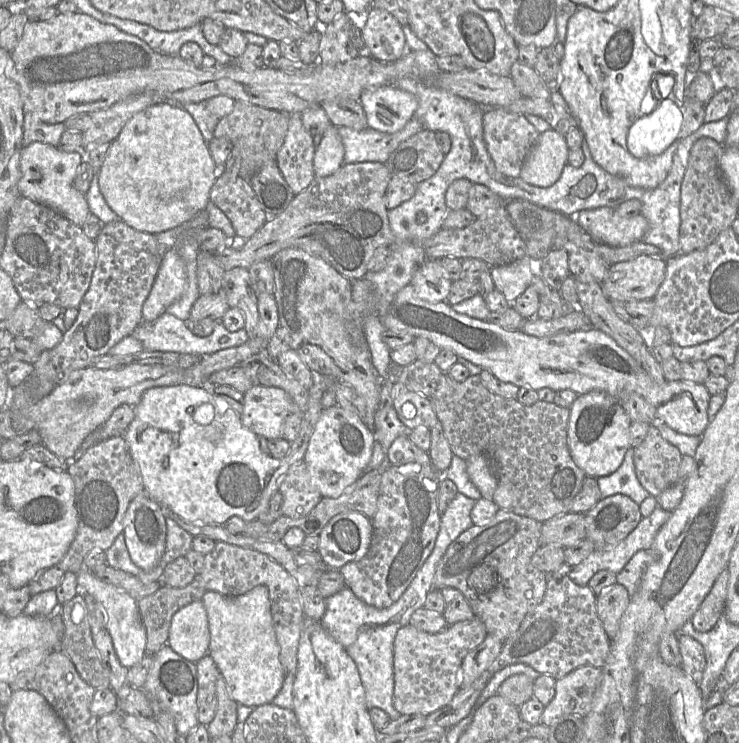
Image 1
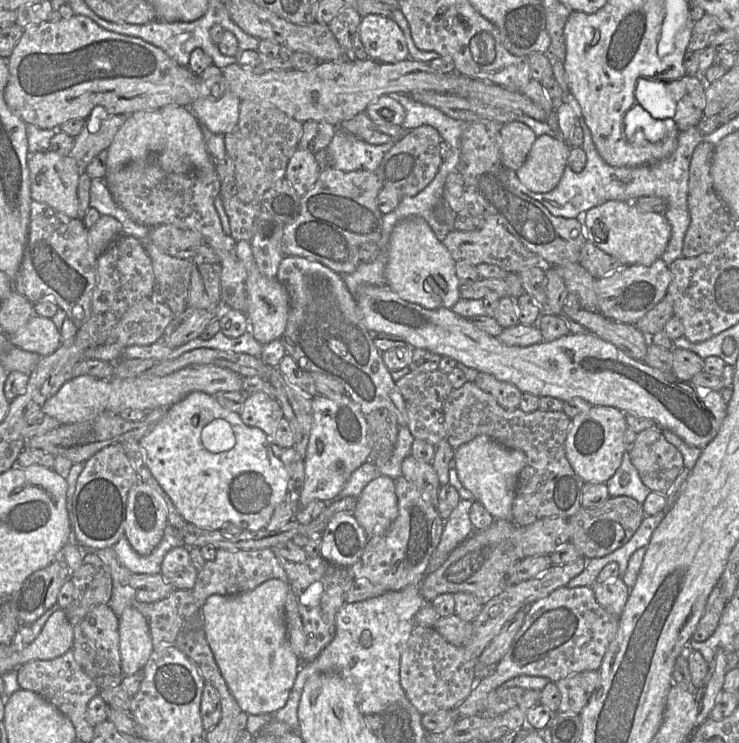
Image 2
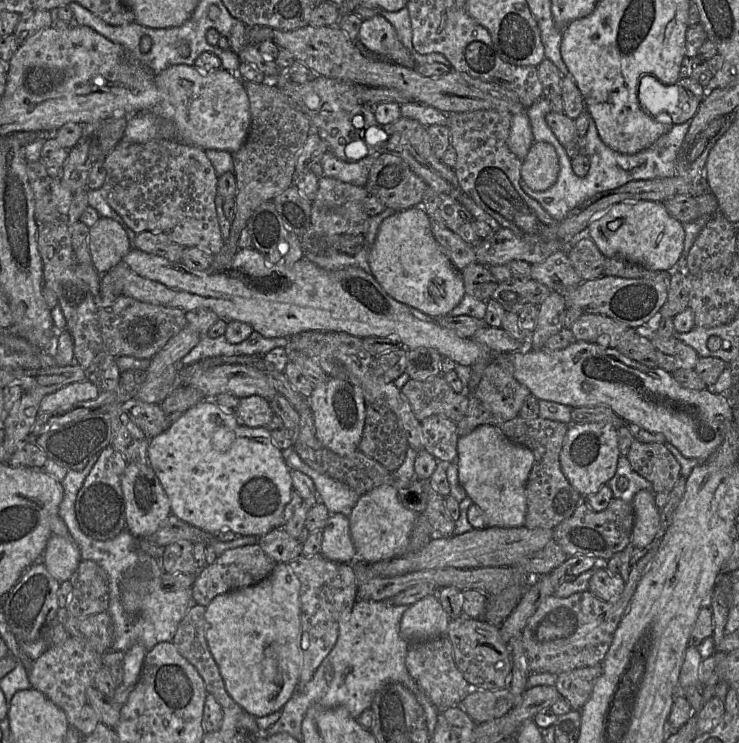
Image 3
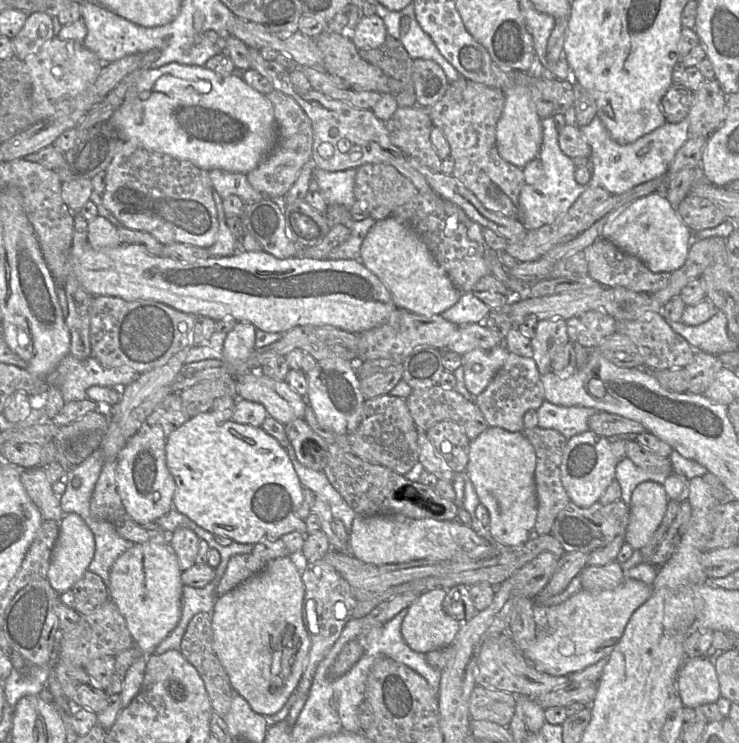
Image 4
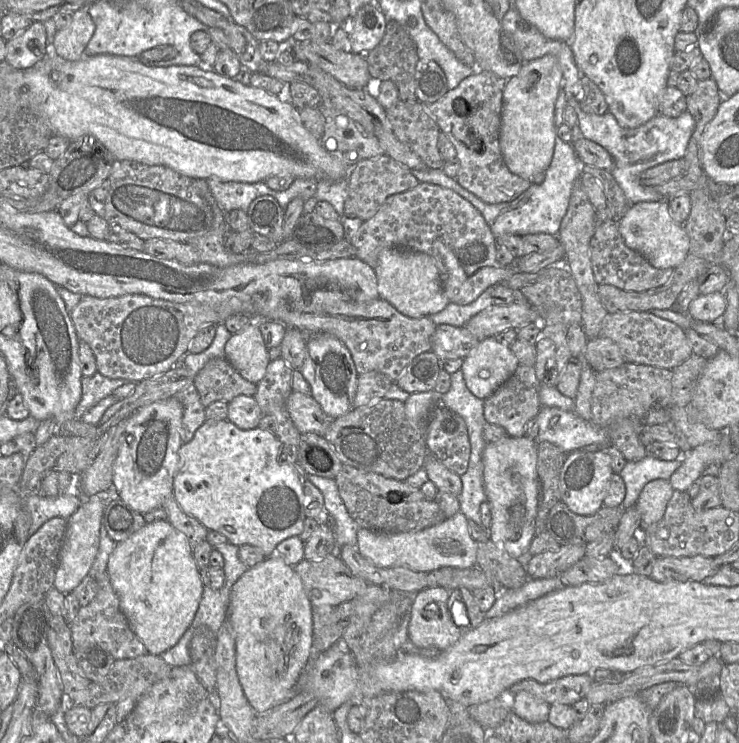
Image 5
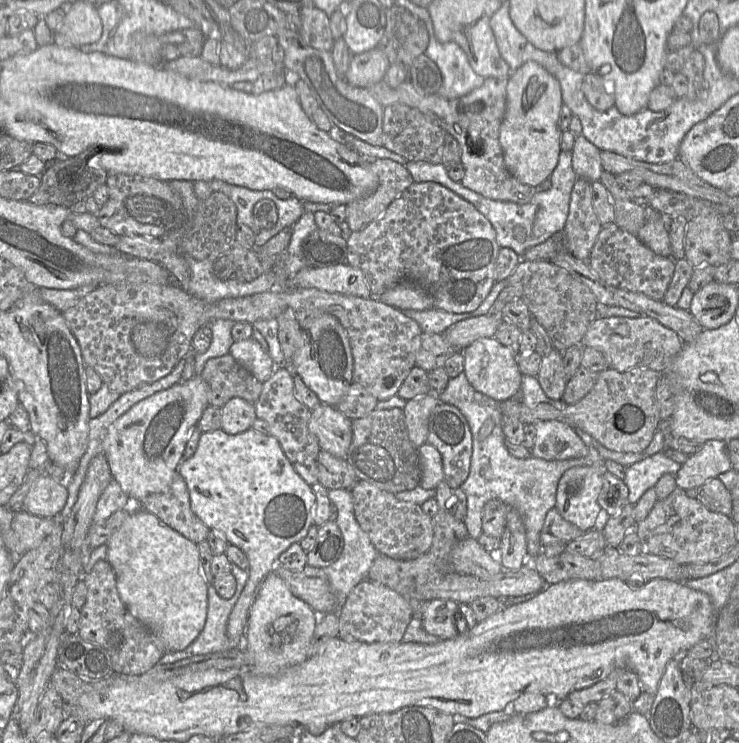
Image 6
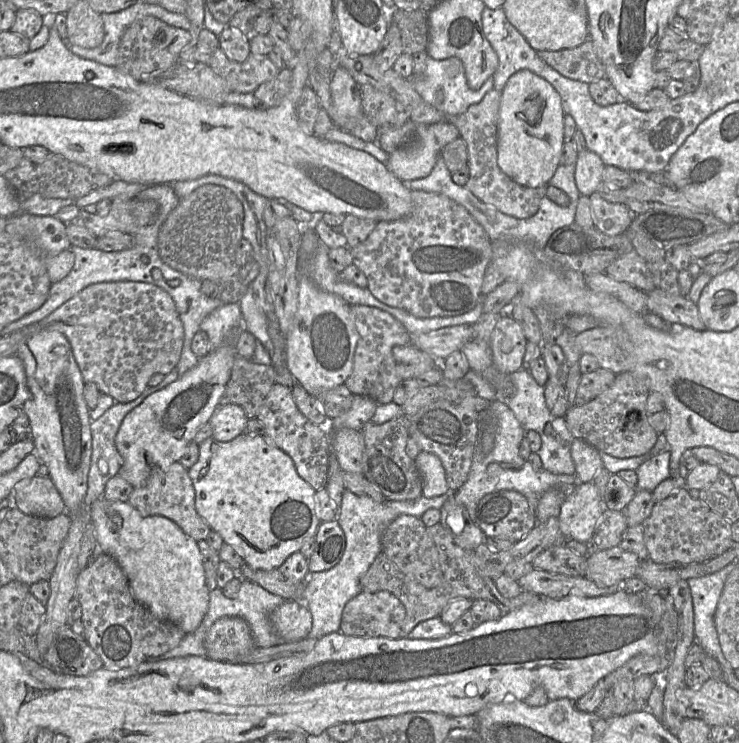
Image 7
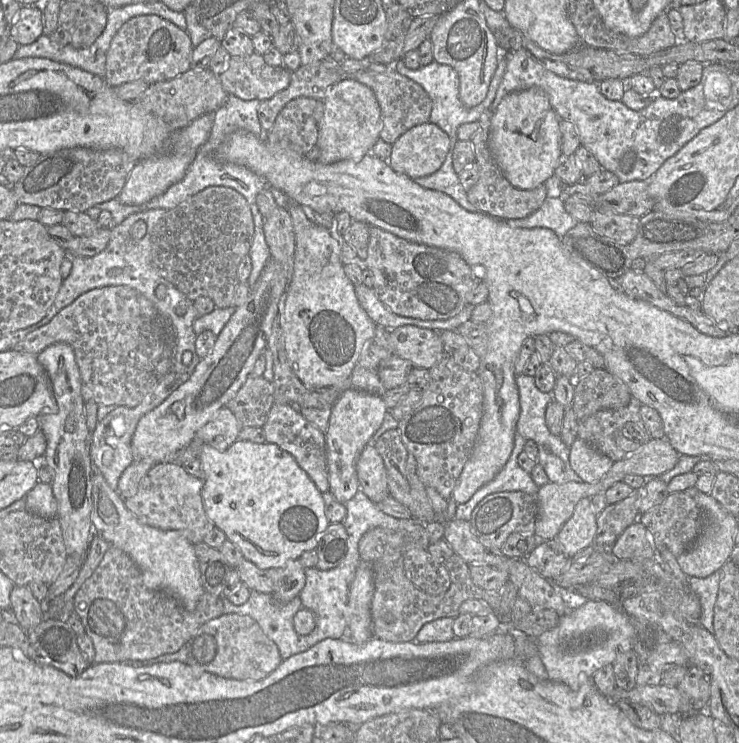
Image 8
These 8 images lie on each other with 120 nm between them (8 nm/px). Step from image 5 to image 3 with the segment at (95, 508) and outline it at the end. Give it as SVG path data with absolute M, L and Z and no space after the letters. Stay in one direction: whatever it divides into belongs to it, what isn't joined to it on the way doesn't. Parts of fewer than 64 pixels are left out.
M52 535L40 559L60 583L70 580L82 558L78 545L71 537Z

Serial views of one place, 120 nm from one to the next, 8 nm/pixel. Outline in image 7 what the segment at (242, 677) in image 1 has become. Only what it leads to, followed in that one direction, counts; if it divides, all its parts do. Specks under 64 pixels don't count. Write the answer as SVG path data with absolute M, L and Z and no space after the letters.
M285 600L271 613L270 619L276 633L285 643L307 638L312 629L312 614L299 600Z

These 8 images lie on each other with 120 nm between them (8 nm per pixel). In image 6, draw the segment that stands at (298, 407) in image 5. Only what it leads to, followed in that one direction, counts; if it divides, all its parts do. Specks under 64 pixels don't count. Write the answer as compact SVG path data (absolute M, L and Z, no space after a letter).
M320 403L311 410L309 430L317 438L321 450L345 459L352 441L352 420L335 407Z

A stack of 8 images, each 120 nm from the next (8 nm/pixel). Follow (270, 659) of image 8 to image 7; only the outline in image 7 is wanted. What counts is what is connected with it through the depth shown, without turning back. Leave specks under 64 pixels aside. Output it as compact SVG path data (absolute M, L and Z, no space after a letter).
M222 617L215 621L206 635L204 646L208 659L231 664L240 664L241 657L257 647L248 623L240 617Z

